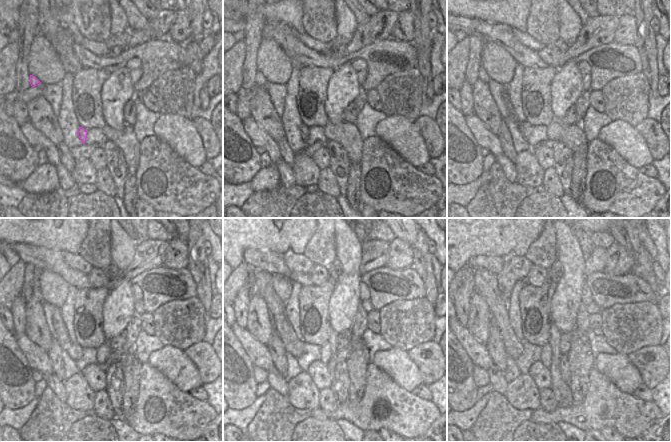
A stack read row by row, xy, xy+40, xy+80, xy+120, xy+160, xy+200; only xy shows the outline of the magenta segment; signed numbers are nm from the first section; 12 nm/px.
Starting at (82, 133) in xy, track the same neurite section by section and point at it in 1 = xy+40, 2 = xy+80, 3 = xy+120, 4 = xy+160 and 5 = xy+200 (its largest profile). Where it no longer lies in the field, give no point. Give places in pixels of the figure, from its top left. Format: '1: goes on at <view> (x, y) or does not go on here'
1: goes on at xy+40 (304, 130)
2: goes on at xy+80 (525, 128)
3: goes on at xy+120 (74, 350)
4: goes on at xy+160 (263, 280)
5: goes on at xy+200 (486, 284)

